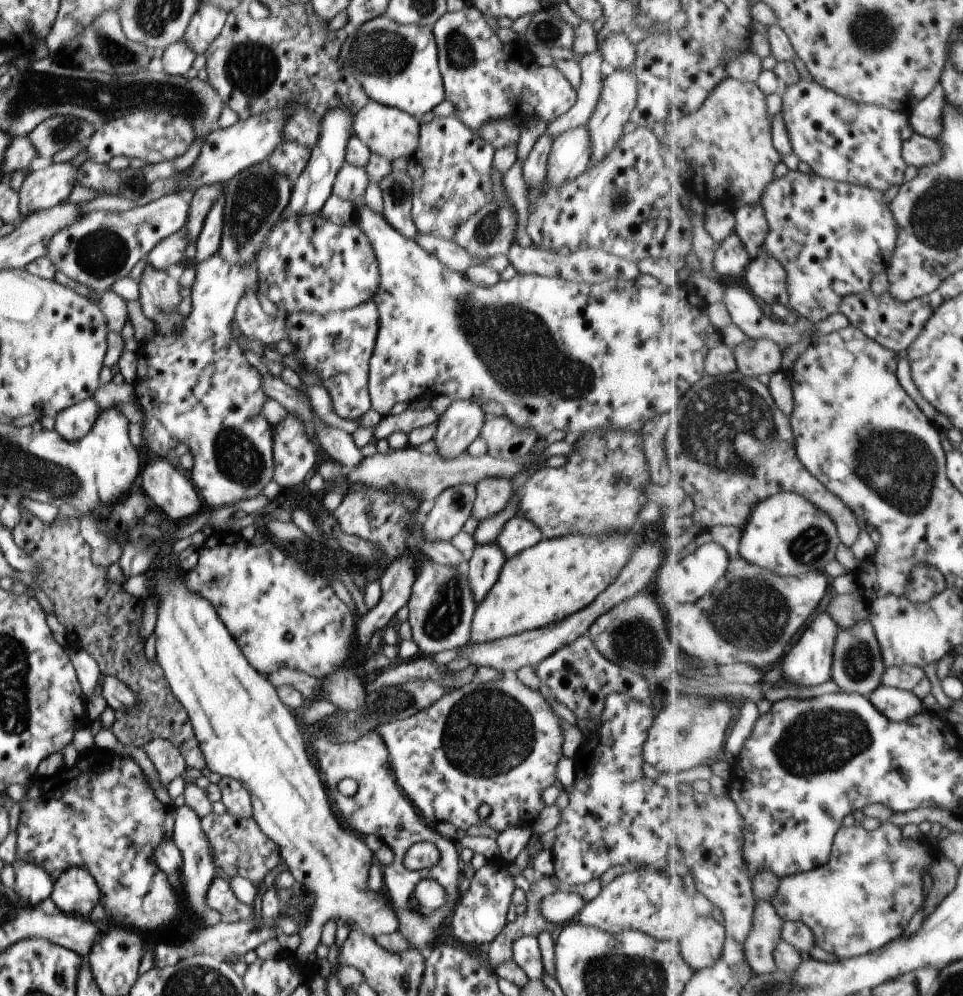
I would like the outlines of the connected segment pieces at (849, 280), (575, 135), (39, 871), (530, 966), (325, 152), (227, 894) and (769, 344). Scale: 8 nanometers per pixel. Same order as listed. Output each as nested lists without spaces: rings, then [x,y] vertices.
[[[796,170],[775,178],[765,189],[761,204],[770,224],[762,255],[770,254],[786,266],[790,307],[798,316],[824,321],[840,312],[845,297],[864,293],[869,288],[872,273],[887,272],[890,267],[899,227],[890,207],[891,202],[885,204],[883,200],[883,191],[826,179],[813,171],[807,175]]]
[[[586,124],[562,132],[552,140],[548,154],[545,178],[549,187],[566,185],[588,166],[590,141]]]
[[[16,857],[11,866],[14,872],[12,889],[23,905],[35,907],[50,896],[52,880],[40,866],[19,861]]]
[[[523,935],[512,942],[512,961],[528,980],[540,980],[543,974],[538,942],[534,936]]]
[[[344,107],[331,109],[320,122],[320,136],[316,145],[310,150],[309,158],[306,160],[304,169],[299,178],[294,182],[288,204],[281,218],[289,215],[319,213],[327,197],[332,194],[332,182],[339,167],[344,162],[344,152],[347,139],[351,136],[353,117]]]
[[[214,875],[207,887],[204,903],[206,908],[217,910],[224,923],[245,921],[252,916],[253,907],[239,902],[231,892],[228,882],[221,875]]]
[[[751,339],[734,348],[738,370],[745,376],[757,378],[761,374],[781,371],[782,348],[771,339]]]

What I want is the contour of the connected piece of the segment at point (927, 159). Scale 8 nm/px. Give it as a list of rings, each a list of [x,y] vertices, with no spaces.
[[[913,132],[904,142],[904,157],[909,165],[921,167],[938,163],[944,157],[944,148],[939,140]]]

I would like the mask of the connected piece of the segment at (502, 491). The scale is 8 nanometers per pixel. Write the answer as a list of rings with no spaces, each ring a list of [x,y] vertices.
[[[505,477],[479,479],[474,484],[475,496],[470,512],[477,521],[499,512],[512,495],[511,480]]]

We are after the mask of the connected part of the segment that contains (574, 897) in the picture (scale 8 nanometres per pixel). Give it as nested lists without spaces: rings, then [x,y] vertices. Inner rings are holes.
[[[559,891],[541,901],[539,913],[544,916],[545,920],[561,927],[569,920],[573,920],[573,916],[581,910],[583,905],[579,894]]]

